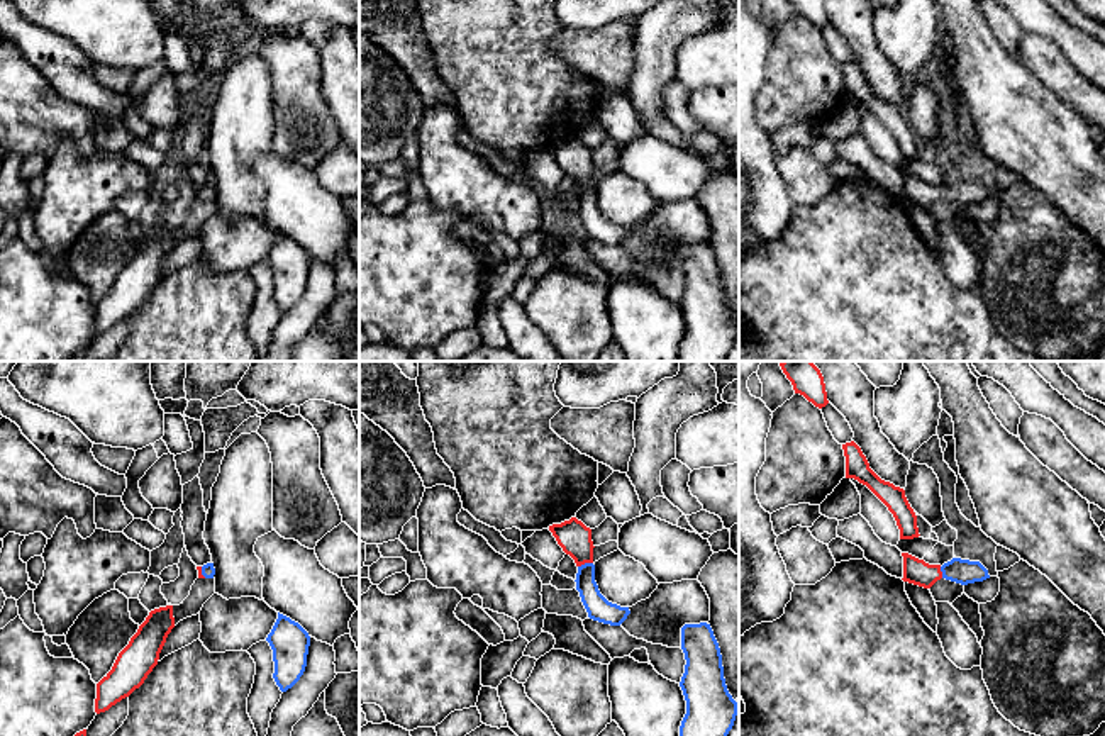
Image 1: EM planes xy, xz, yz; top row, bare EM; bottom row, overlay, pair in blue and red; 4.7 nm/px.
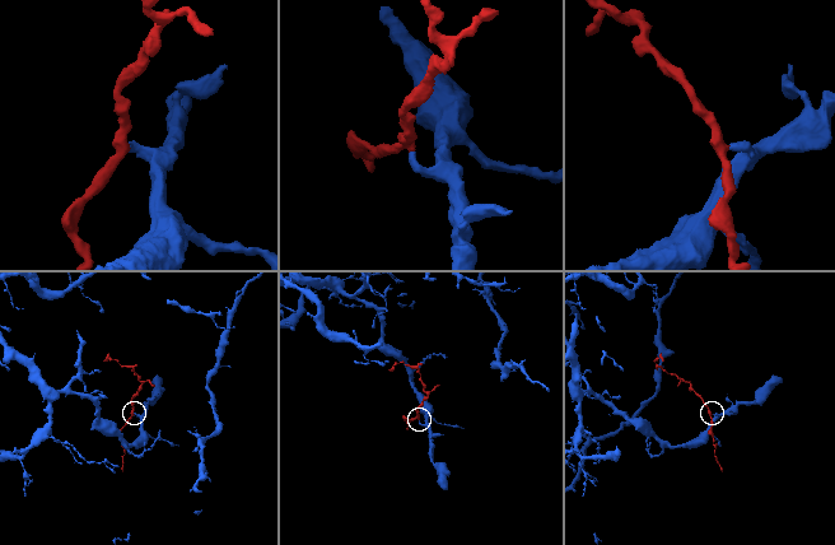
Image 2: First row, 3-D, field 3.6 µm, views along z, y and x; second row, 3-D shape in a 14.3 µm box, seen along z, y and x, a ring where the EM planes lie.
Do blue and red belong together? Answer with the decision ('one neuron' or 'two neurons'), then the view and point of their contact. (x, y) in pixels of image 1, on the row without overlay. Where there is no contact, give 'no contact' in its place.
one neuron | xz (585, 184)

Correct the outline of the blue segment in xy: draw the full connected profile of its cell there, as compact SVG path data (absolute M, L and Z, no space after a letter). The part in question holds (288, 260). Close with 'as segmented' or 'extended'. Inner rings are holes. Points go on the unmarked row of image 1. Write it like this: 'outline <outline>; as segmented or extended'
outline M278 232L266 261L273 270L273 298L280 310L286 312L305 292L310 256L298 243Z; as segmented

